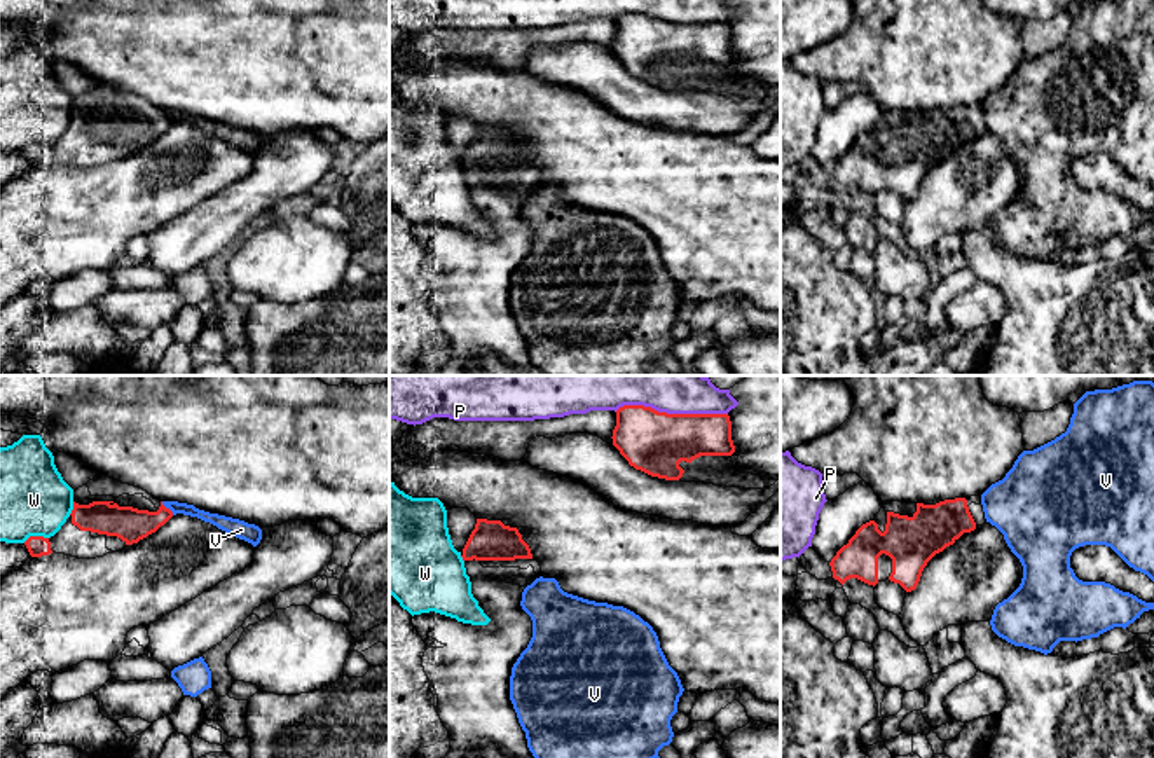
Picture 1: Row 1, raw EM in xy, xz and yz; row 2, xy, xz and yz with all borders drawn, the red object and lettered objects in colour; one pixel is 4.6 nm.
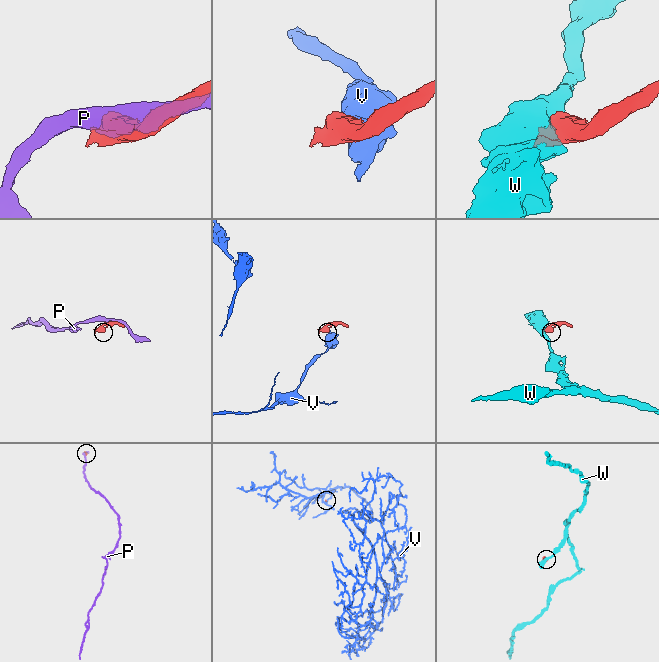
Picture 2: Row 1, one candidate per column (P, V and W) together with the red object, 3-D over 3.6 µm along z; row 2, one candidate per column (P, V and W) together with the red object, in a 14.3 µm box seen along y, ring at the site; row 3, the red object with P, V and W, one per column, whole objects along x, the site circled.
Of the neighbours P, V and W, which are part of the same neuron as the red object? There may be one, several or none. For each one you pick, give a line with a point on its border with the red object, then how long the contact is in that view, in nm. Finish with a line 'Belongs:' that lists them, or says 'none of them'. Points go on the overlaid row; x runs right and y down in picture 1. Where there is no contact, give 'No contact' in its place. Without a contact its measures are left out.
Belongs: none of them

